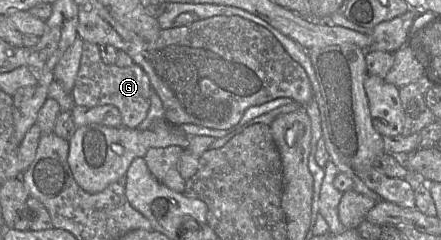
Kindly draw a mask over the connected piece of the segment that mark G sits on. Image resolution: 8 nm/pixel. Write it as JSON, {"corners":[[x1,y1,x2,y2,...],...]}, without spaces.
{"corners":[[84,41,80,68,72,90,75,105,96,107,113,105,121,113,122,126,137,128,147,116,151,103,152,86,145,71,135,63,128,67,104,63,100,55,100,46]]}

